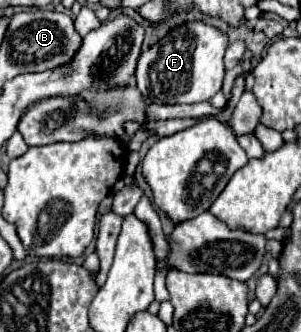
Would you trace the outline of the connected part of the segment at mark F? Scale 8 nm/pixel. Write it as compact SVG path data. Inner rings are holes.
M186 21L170 29L158 43L142 51L136 67L136 85L152 103L202 103L214 97L224 83L224 53L228 33L204 21Z

